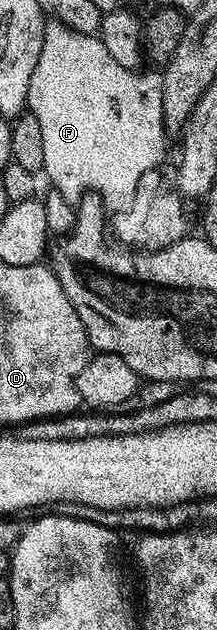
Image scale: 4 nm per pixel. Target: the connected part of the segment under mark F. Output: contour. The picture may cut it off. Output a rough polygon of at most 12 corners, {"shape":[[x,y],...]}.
{"shape":[[46,21],[27,110],[76,204],[166,161],[161,74]]}

